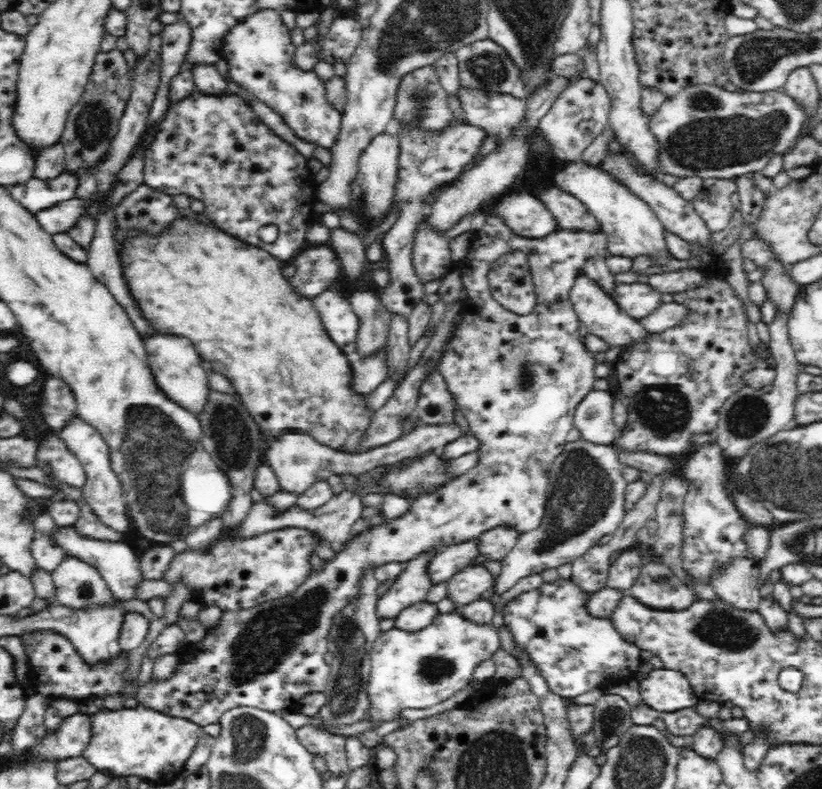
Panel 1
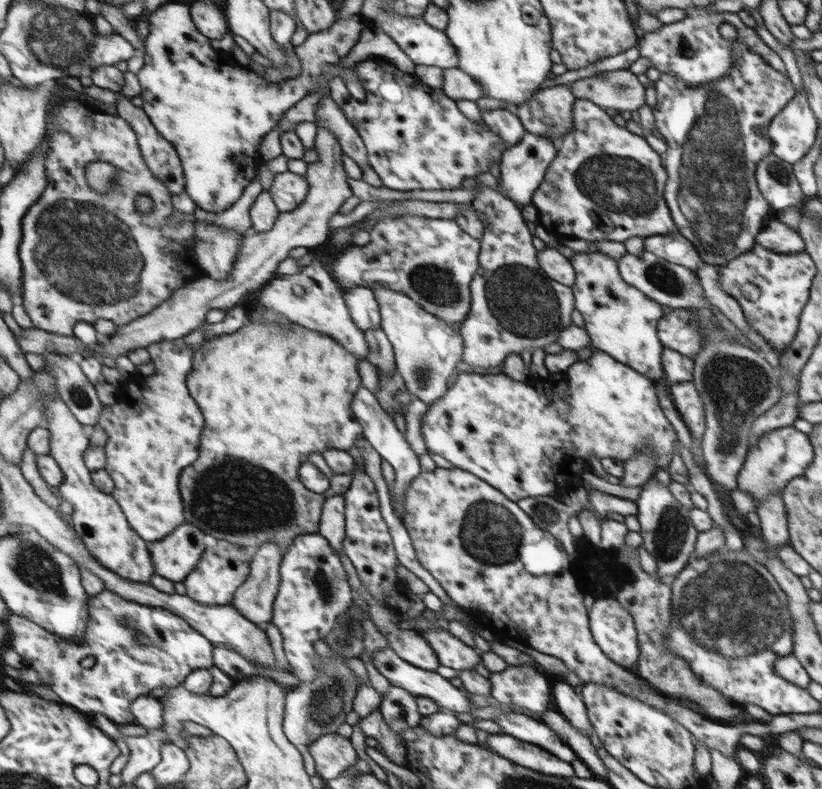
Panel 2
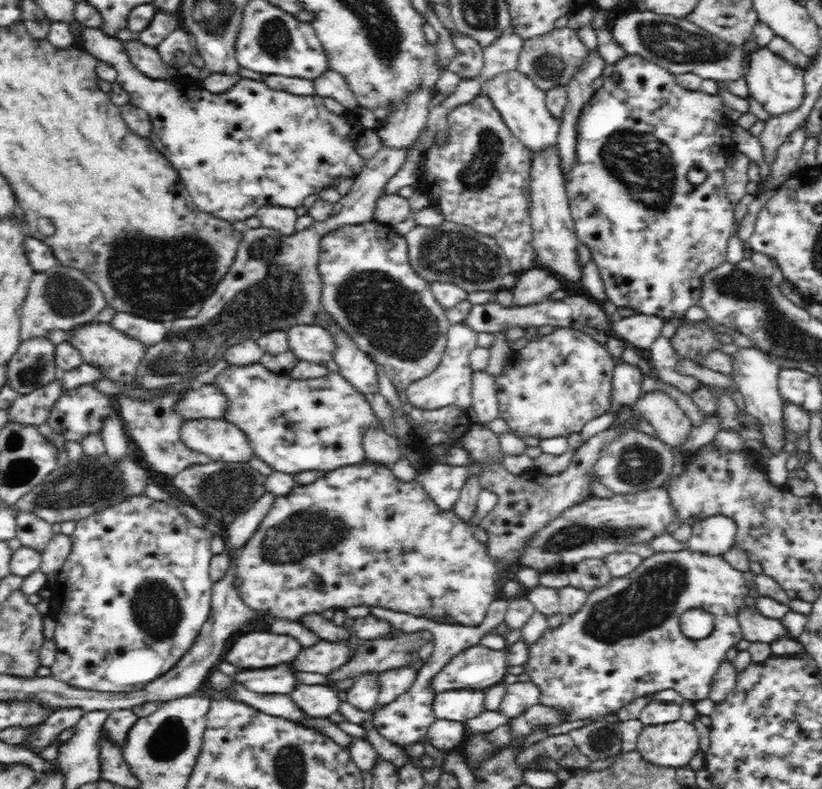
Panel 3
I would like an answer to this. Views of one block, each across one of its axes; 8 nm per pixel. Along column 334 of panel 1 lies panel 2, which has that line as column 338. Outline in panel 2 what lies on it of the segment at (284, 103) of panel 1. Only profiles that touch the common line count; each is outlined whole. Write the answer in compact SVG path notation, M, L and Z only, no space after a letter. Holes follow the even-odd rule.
M333 94L324 96L318 105L318 121L328 123L328 128L334 130L338 136L345 154L350 156L362 169L369 166L369 152L366 151L364 140L360 132L354 127L353 122L348 119L346 112L336 103Z

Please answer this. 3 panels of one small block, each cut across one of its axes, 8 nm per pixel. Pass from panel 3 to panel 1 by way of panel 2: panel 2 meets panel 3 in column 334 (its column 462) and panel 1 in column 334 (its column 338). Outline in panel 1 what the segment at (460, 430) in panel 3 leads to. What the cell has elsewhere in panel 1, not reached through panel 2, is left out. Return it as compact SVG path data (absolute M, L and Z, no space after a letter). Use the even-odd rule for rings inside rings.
M314 246L306 249L296 257L294 266L294 275L289 278L289 283L298 295L310 299L316 294L320 294L326 286L330 286L332 282L341 282L340 265L336 259L336 253L328 247Z

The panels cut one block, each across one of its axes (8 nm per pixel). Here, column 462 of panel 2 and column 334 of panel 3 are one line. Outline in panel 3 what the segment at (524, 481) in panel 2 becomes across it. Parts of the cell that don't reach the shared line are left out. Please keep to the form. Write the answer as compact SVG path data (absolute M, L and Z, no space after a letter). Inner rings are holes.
M261 363L228 365L216 376L213 384L220 386L221 392L228 398L228 410L223 418L245 431L255 456L274 471L298 474L306 470L316 470L325 474L340 466L360 464L366 458L362 445L364 432L368 428L381 426L366 397L339 372L320 378L295 379L287 374L274 373Z

